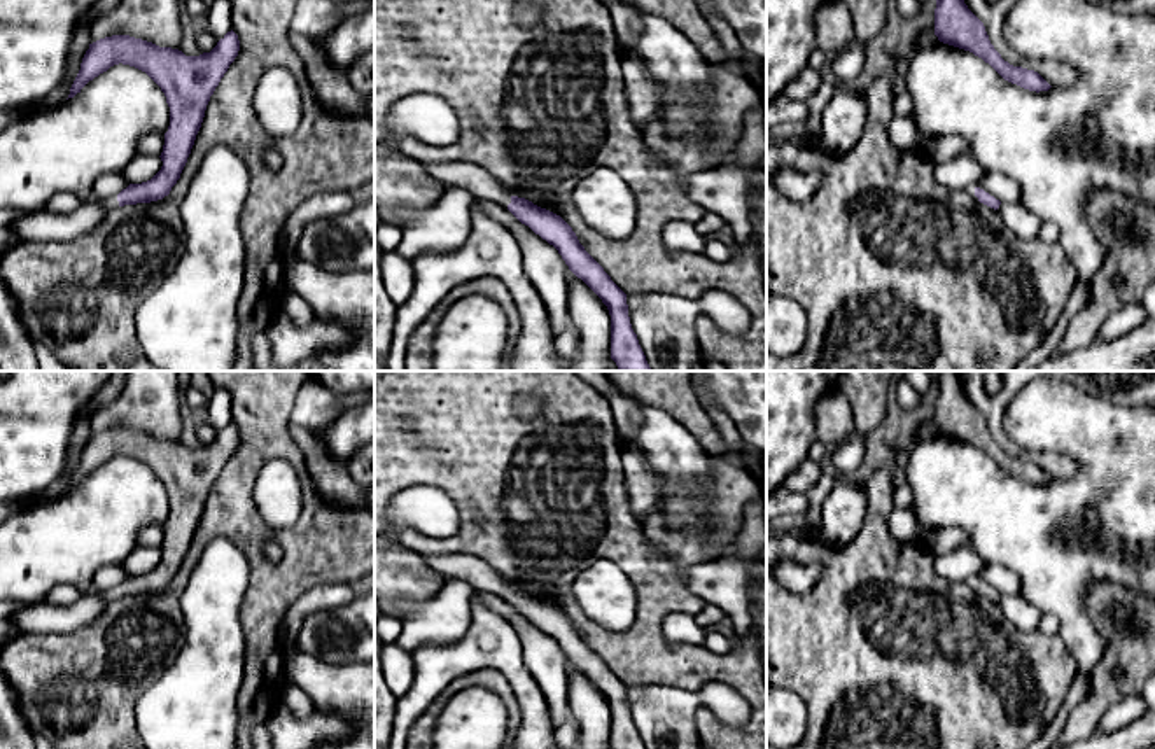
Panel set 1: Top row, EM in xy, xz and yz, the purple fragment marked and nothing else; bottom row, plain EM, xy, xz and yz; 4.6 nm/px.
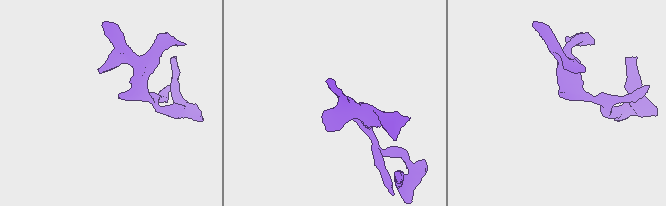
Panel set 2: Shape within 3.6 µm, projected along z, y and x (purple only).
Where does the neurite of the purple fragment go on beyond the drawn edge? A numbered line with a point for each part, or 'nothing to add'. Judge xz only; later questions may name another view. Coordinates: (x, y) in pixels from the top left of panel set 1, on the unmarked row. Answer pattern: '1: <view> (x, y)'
1: xz (473, 569)

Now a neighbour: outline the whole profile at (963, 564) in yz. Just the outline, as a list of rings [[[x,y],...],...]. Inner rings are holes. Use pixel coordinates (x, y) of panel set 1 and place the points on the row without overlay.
[[[964,544],[950,553],[934,555],[934,572],[948,581],[976,579],[985,565],[971,544]]]

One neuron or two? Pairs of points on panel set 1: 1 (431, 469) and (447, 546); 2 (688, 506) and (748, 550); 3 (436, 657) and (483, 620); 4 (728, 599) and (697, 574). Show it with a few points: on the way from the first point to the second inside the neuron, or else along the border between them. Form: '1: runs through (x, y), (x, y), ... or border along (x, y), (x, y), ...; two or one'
1: runs through (454, 485), (469, 501), (469, 529); one
2: border along (735, 527), (735, 550), (730, 555), (718, 557); two
3: runs through (450, 657), (455, 657), (478, 634); one
4: runs through (723, 590), (713, 580), (706, 580); one

